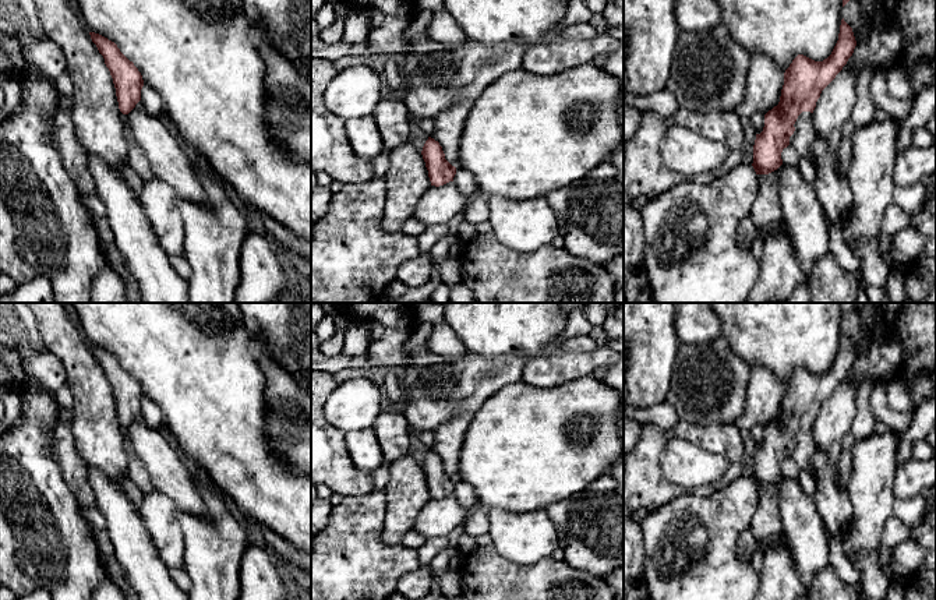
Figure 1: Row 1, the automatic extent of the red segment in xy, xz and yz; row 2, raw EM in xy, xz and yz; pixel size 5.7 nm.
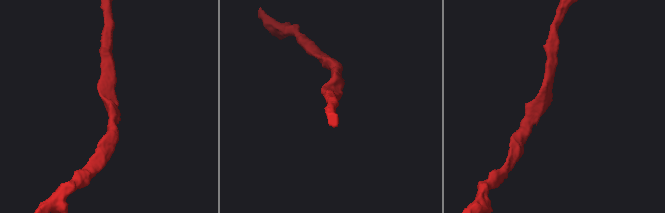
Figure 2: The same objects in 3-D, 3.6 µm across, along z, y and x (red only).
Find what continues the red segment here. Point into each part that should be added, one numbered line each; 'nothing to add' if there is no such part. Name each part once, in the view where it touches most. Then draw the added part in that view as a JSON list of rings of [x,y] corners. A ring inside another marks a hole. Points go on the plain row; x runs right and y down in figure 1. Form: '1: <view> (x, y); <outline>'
1: yz (802, 451); [[[802,424],[798,428],[794,440],[795,444],[790,449],[790,459],[794,460],[801,470],[808,470],[816,480],[816,472],[813,466],[813,452],[816,451],[816,448],[812,437],[812,426]]]

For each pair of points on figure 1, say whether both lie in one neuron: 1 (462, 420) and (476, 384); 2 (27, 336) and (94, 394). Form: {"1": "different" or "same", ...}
{"1": "different", "2": "different"}

